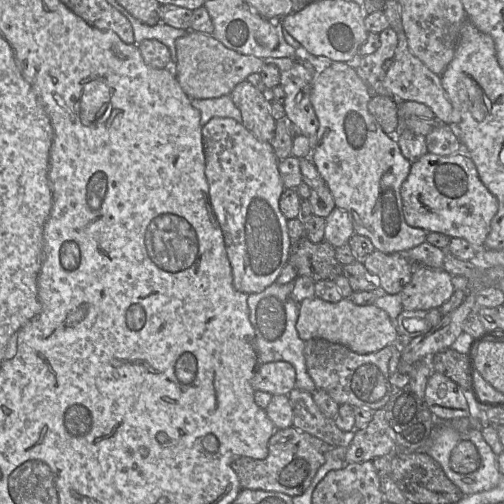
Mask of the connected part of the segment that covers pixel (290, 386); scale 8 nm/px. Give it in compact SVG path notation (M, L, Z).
M276 361L260 364L253 379L254 391L271 395L287 395L295 388L296 370L288 362Z

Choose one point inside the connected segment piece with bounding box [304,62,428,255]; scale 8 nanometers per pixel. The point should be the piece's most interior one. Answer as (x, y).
(363, 167)

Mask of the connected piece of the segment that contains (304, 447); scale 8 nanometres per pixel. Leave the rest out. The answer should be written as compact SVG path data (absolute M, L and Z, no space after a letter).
M295 427L277 429L268 442L265 459L240 457L232 463L242 489L280 492L290 497L302 495L325 462L326 444L317 437Z

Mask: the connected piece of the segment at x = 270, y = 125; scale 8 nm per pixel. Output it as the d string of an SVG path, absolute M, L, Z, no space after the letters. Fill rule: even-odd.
M245 80L235 86L230 97L241 112L241 124L257 139L270 143L274 137L276 120L271 114L268 93L259 91Z

